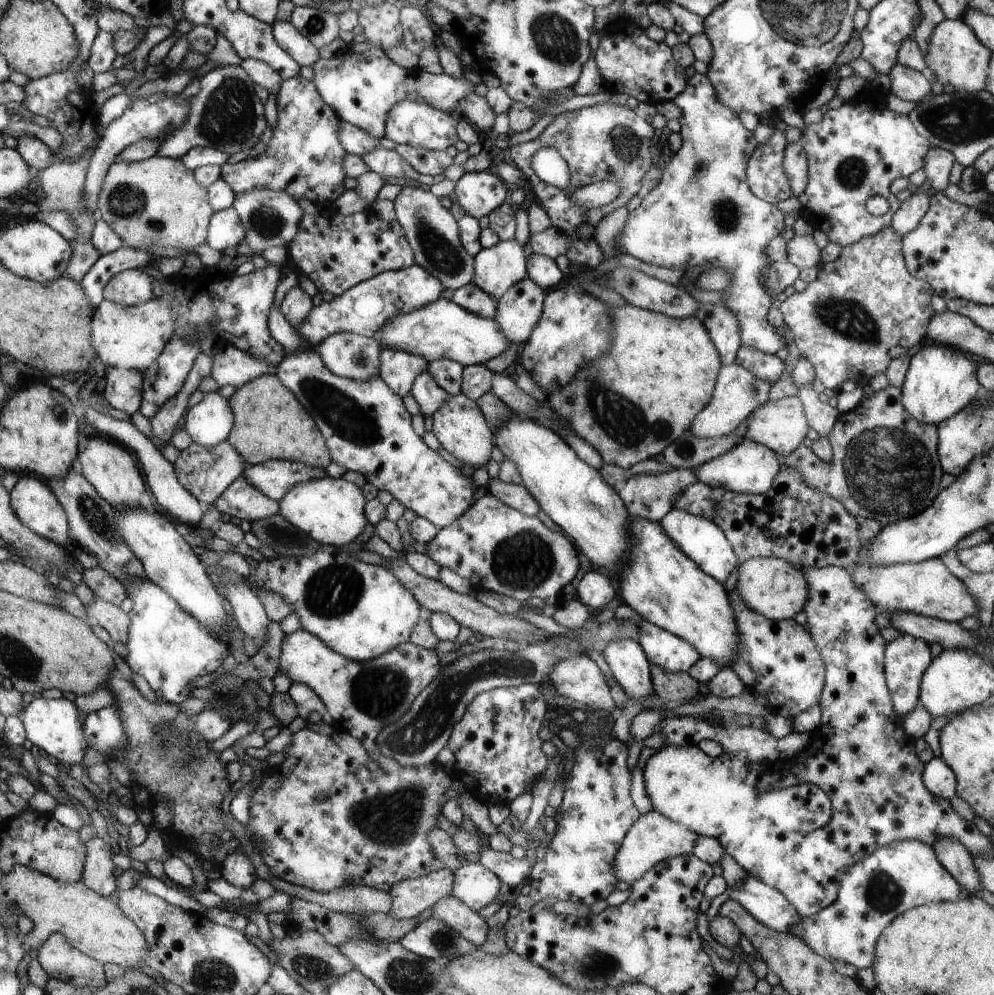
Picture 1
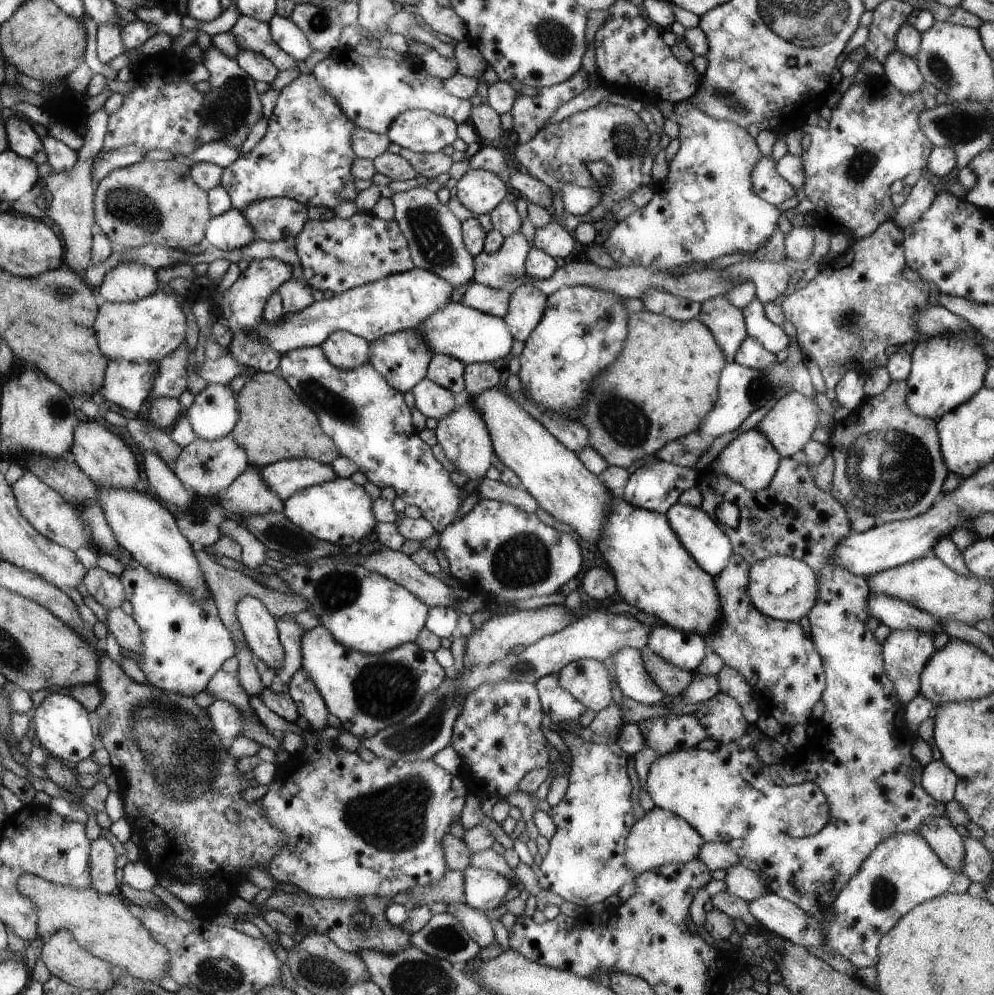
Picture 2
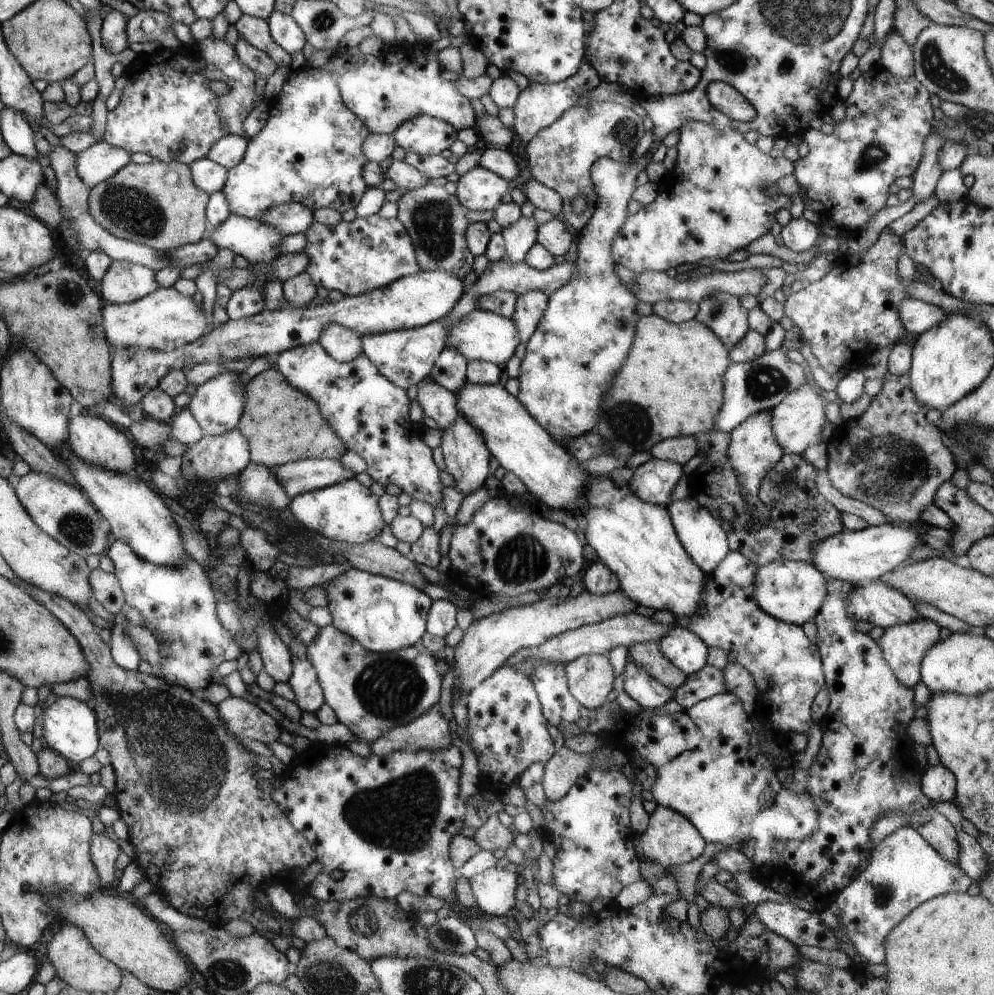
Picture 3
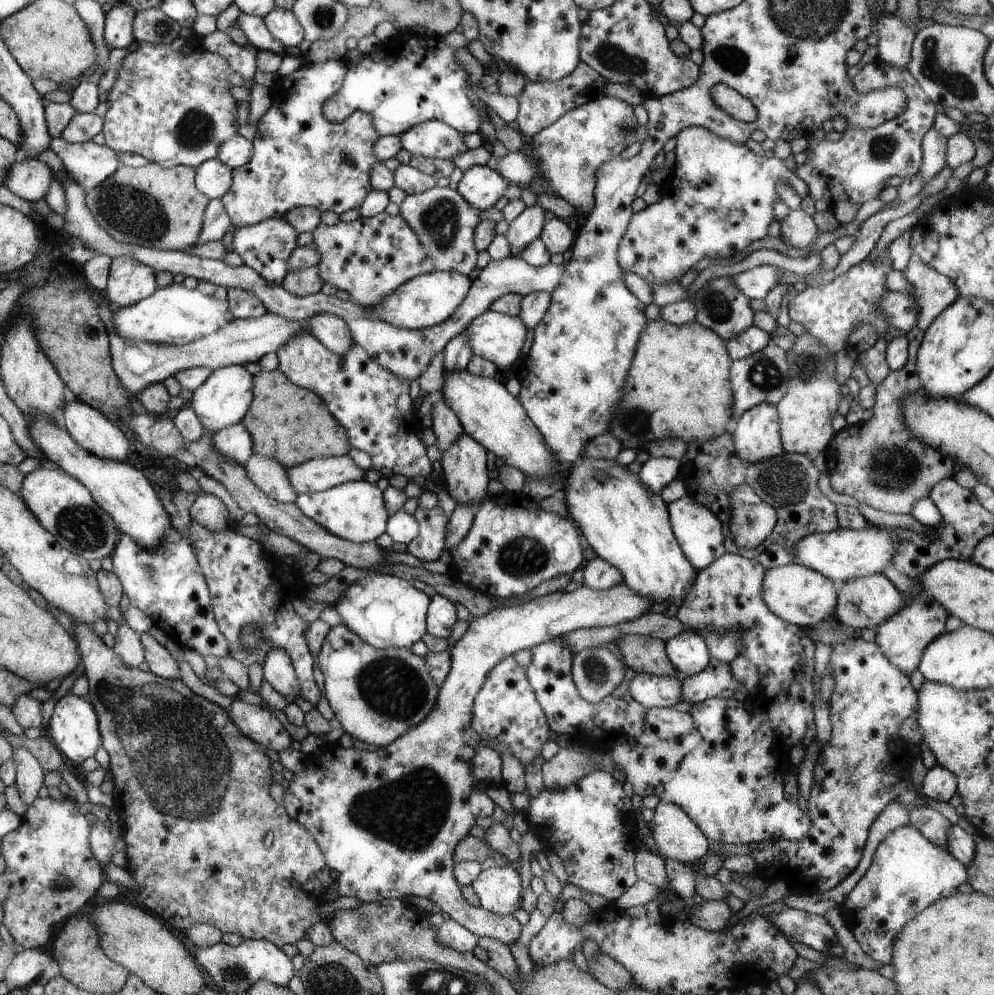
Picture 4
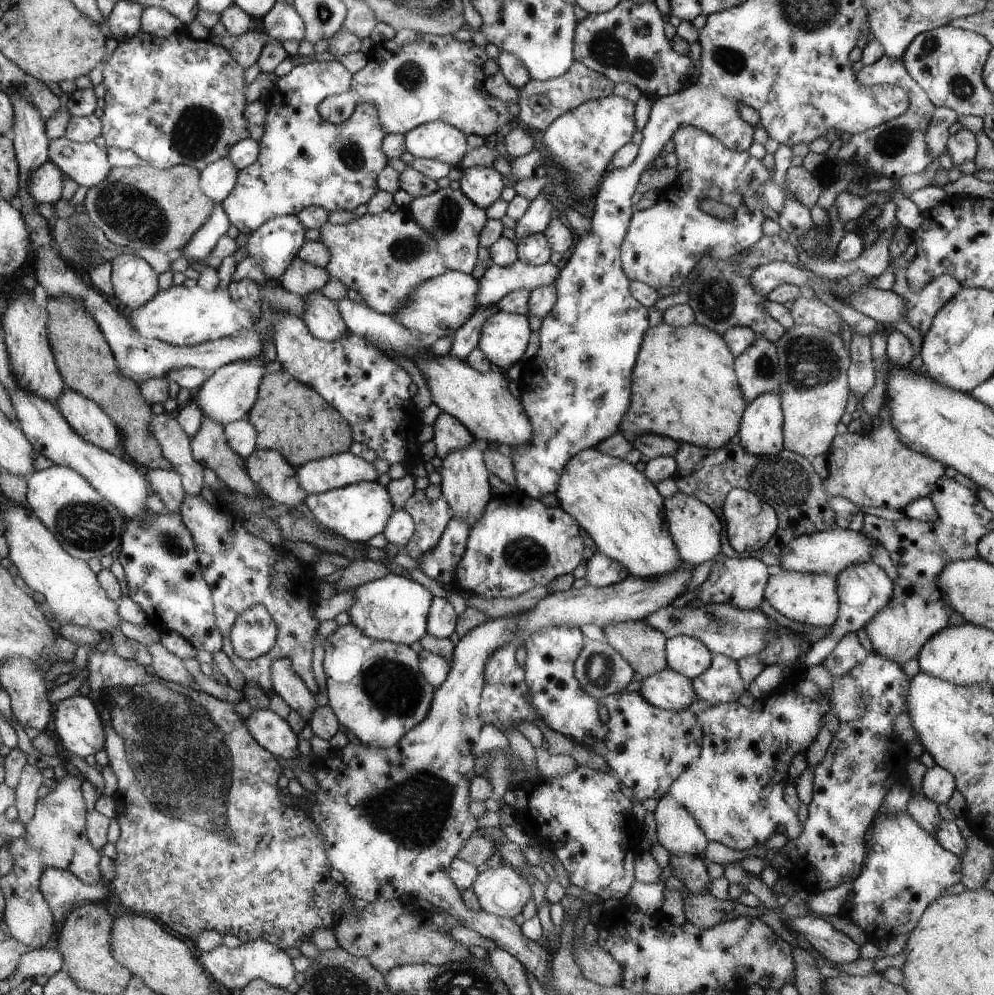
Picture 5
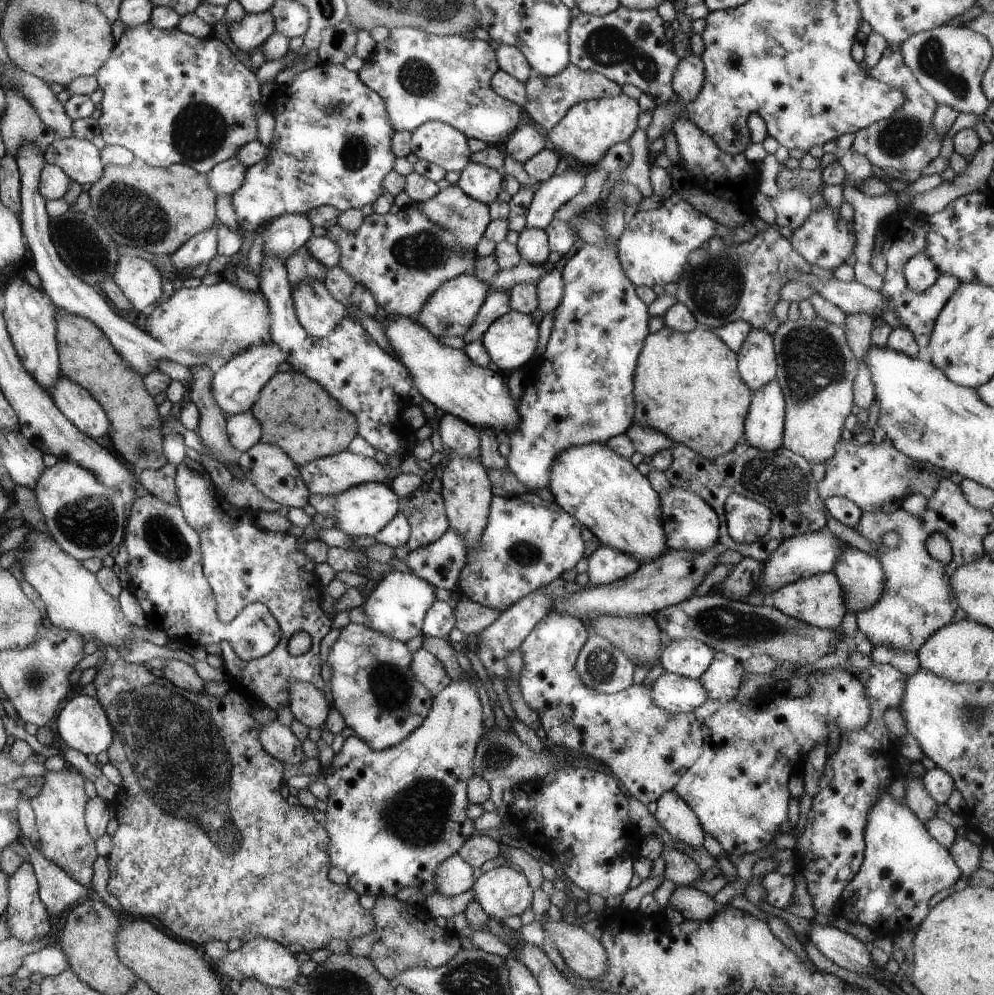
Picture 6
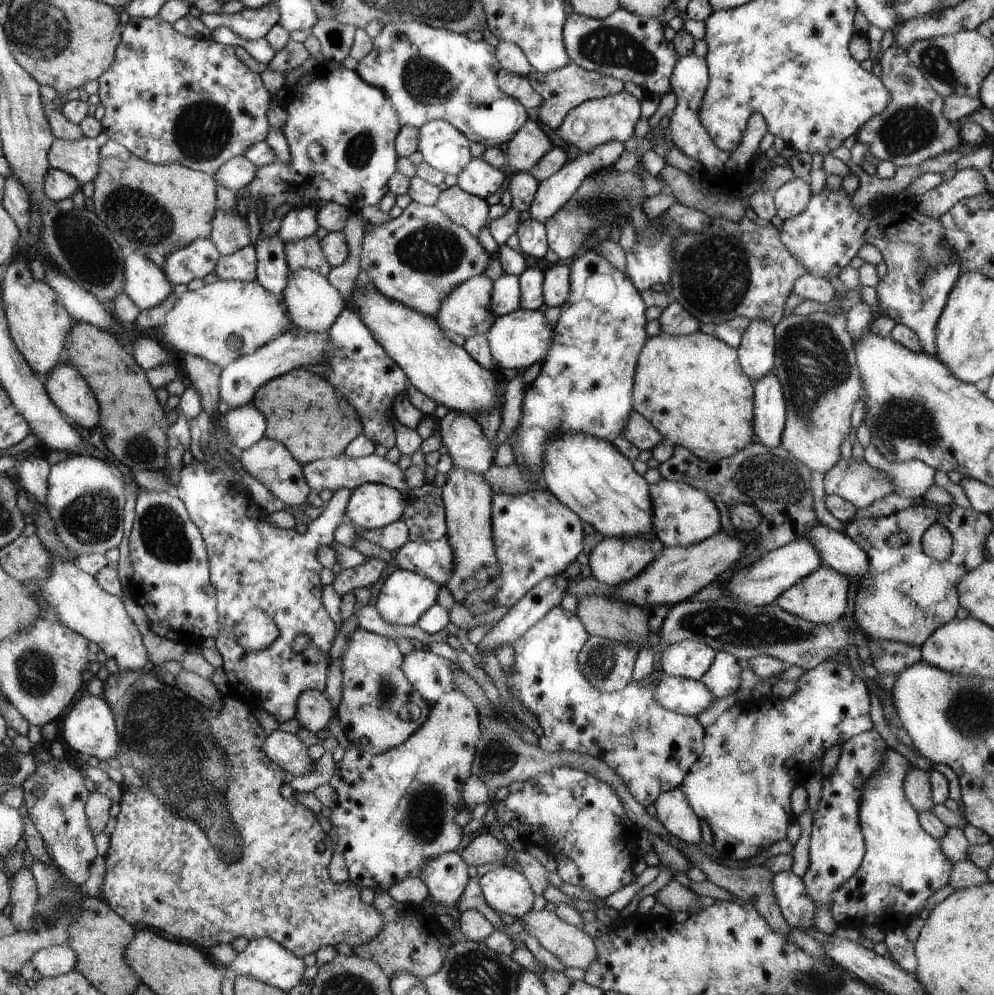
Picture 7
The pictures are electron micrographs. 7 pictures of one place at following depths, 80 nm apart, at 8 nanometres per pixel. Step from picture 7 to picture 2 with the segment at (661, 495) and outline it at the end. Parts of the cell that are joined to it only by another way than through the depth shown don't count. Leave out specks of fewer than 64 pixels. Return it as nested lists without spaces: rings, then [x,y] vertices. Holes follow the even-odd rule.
[[[675,502],[666,512],[666,518],[673,528],[674,534],[686,549],[686,552],[698,563],[704,572],[715,577],[729,563],[733,555],[733,546],[728,535],[721,529],[718,522],[708,516],[704,510],[694,505]]]

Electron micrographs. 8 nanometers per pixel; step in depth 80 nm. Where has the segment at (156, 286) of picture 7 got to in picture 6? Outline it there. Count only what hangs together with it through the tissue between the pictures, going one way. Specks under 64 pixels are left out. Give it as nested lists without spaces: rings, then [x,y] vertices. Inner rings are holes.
[[[122,255],[113,281],[130,300],[138,314],[152,307],[152,304],[158,302],[158,298],[162,296],[164,280],[160,272],[141,257]]]

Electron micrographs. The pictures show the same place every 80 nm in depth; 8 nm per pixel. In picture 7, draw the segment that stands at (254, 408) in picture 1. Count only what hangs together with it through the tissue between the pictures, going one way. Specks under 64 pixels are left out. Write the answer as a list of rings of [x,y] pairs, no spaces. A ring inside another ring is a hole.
[[[294,369],[284,376],[269,380],[256,392],[252,402],[266,417],[265,436],[279,440],[304,466],[315,460],[344,455],[350,443],[364,432],[357,408],[342,393],[307,369]]]

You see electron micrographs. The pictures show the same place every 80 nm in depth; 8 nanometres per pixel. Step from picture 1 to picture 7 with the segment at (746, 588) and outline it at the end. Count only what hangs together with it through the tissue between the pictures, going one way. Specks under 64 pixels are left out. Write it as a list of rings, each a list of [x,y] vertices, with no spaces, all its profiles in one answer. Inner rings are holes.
[[[820,565],[820,568],[817,568],[808,576],[802,577],[796,584],[787,588],[778,596],[774,604],[787,613],[814,624],[833,623],[835,620],[844,617],[844,612],[848,608],[848,585],[847,576],[829,566]]]

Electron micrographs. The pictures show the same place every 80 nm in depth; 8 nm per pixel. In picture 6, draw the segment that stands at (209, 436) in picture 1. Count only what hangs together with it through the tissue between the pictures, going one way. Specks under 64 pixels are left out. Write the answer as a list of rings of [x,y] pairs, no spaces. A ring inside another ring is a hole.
[[[273,340],[268,343],[250,347],[234,358],[225,362],[213,376],[213,397],[225,416],[240,414],[250,411],[261,394],[261,388],[277,374],[278,368],[285,362],[288,363],[289,352],[285,351]]]

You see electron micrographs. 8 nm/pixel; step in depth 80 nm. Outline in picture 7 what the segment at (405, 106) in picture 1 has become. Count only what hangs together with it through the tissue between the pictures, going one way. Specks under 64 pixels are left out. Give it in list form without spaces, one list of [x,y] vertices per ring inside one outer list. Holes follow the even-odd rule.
[[[434,119],[419,128],[419,147],[423,161],[447,174],[460,174],[473,160],[471,141],[453,124]]]

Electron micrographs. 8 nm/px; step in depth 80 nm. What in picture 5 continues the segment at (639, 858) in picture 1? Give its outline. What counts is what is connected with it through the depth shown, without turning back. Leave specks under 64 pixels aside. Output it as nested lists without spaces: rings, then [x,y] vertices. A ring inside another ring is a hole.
[[[669,794],[658,800],[653,812],[659,844],[672,855],[700,856],[705,852],[708,838],[690,811]]]

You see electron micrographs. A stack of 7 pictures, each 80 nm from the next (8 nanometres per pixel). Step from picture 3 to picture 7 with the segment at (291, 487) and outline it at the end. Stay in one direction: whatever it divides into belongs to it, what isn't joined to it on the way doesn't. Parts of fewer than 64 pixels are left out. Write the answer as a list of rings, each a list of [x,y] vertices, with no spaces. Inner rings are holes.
[[[373,452],[360,458],[350,458],[342,455],[333,459],[315,460],[303,467],[305,468],[306,480],[317,493],[324,489],[334,492],[342,487],[355,489],[368,483],[386,485],[398,489],[403,494],[411,489],[405,479],[405,470],[402,470],[398,463],[391,462],[388,458],[381,457]]]

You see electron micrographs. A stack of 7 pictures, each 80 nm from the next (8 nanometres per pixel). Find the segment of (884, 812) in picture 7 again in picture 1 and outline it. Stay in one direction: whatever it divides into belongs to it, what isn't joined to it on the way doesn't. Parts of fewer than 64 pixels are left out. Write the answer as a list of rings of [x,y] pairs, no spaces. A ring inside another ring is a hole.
[[[914,839],[897,840],[877,848],[843,873],[836,900],[820,912],[801,918],[801,938],[830,962],[838,959],[858,970],[868,968],[874,962],[879,936],[898,915],[920,905],[968,896],[968,890],[942,866],[932,845]]]

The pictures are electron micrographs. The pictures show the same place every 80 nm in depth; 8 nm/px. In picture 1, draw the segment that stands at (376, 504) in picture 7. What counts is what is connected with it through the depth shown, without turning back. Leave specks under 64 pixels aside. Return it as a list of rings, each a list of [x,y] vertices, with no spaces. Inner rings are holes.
[[[324,477],[295,484],[285,494],[285,498],[279,500],[279,513],[292,526],[309,534],[317,543],[339,547],[354,542],[370,526],[365,511],[366,503],[362,488],[356,484],[342,477]]]

